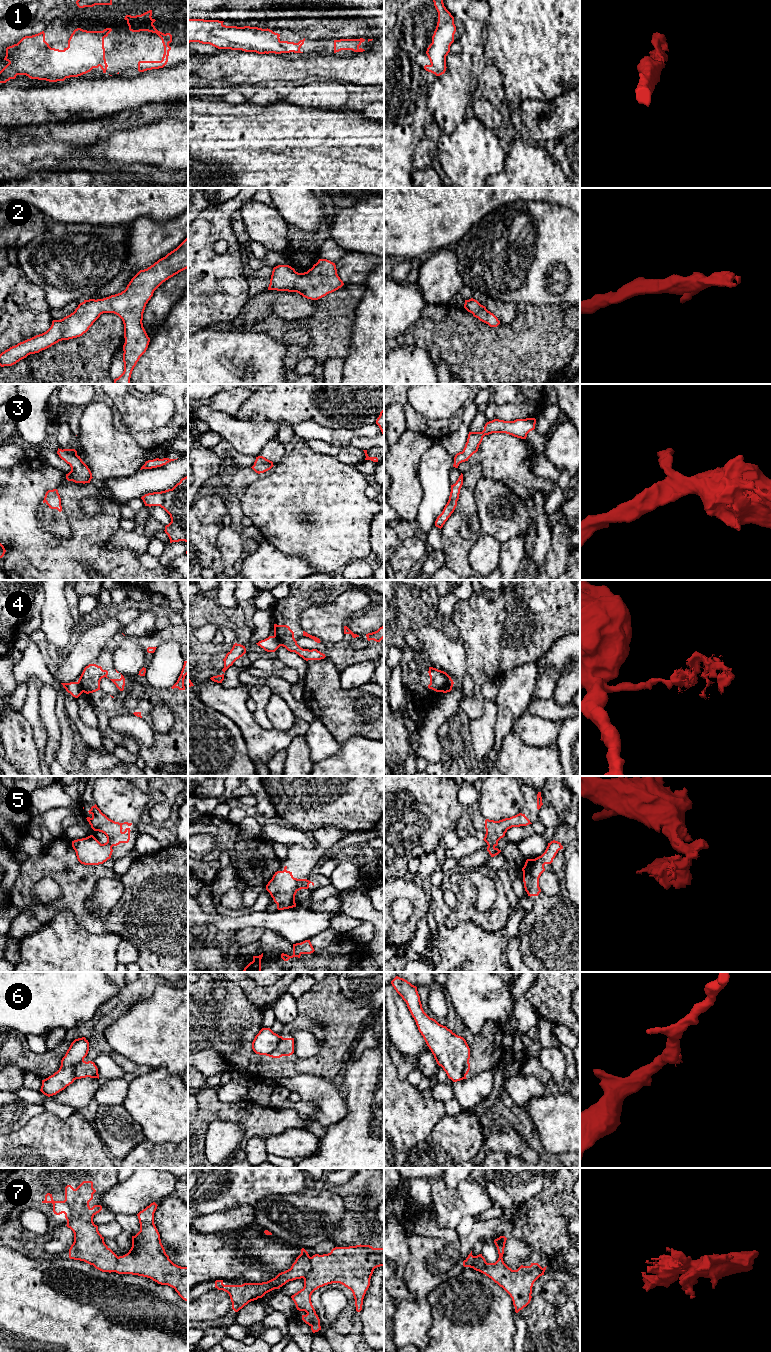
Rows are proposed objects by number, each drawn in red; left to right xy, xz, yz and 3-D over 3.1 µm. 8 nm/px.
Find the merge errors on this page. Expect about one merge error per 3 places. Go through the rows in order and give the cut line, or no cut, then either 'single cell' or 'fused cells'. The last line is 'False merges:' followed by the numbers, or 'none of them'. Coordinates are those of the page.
1: cut none; single cell
2: cut none; single cell
3: cut none; single cell
4: cut xz (273, 636), (280, 645); fused cells
5: cut yz (488, 844), (494, 847); fused cells
6: cut xz (281, 1036), (278, 1045), (271, 1052), (265, 1054); fused cells
7: cut xz (310, 1257), (310, 1271), (303, 1278); fused cells
False merges: 4, 5, 6, 7

